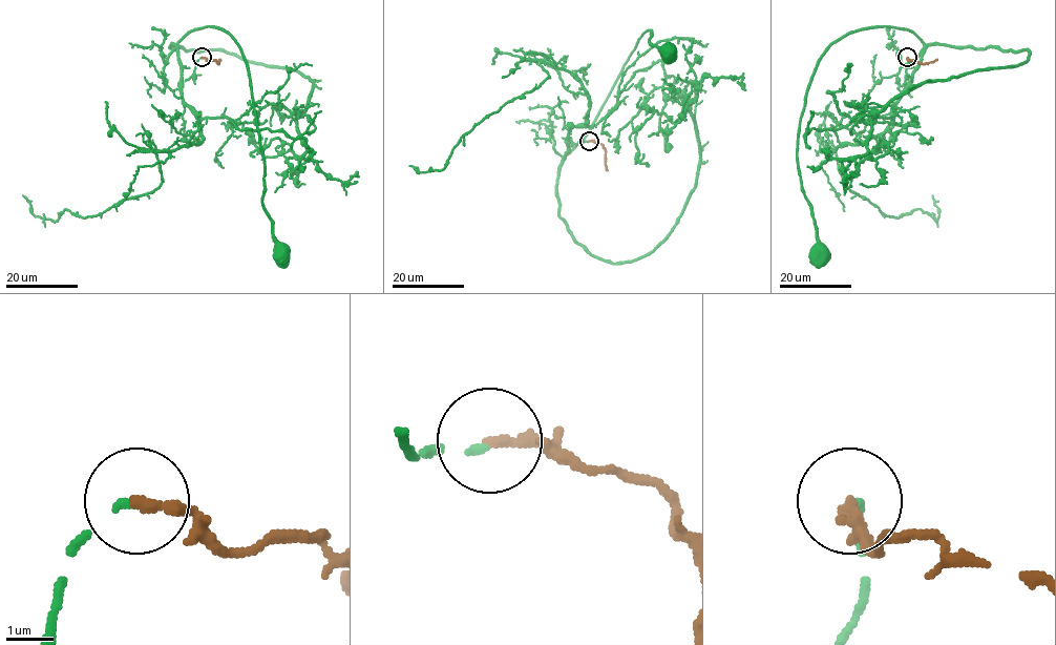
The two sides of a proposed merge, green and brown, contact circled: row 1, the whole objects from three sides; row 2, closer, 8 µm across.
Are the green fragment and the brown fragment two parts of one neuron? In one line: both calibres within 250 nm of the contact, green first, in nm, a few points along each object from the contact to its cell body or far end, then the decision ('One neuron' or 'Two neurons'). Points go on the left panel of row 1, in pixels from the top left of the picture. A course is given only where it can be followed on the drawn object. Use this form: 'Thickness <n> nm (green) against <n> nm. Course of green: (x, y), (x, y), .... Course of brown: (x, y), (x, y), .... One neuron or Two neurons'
Thickness 120 nm (green) against 240 nm. Course of green: (202, 57), (183, 80), (177, 43), (191, 30), (216, 26), (246, 62), (262, 204), (282, 255). Course of brown: (202, 57), (218, 62), (220, 59). One neuron

